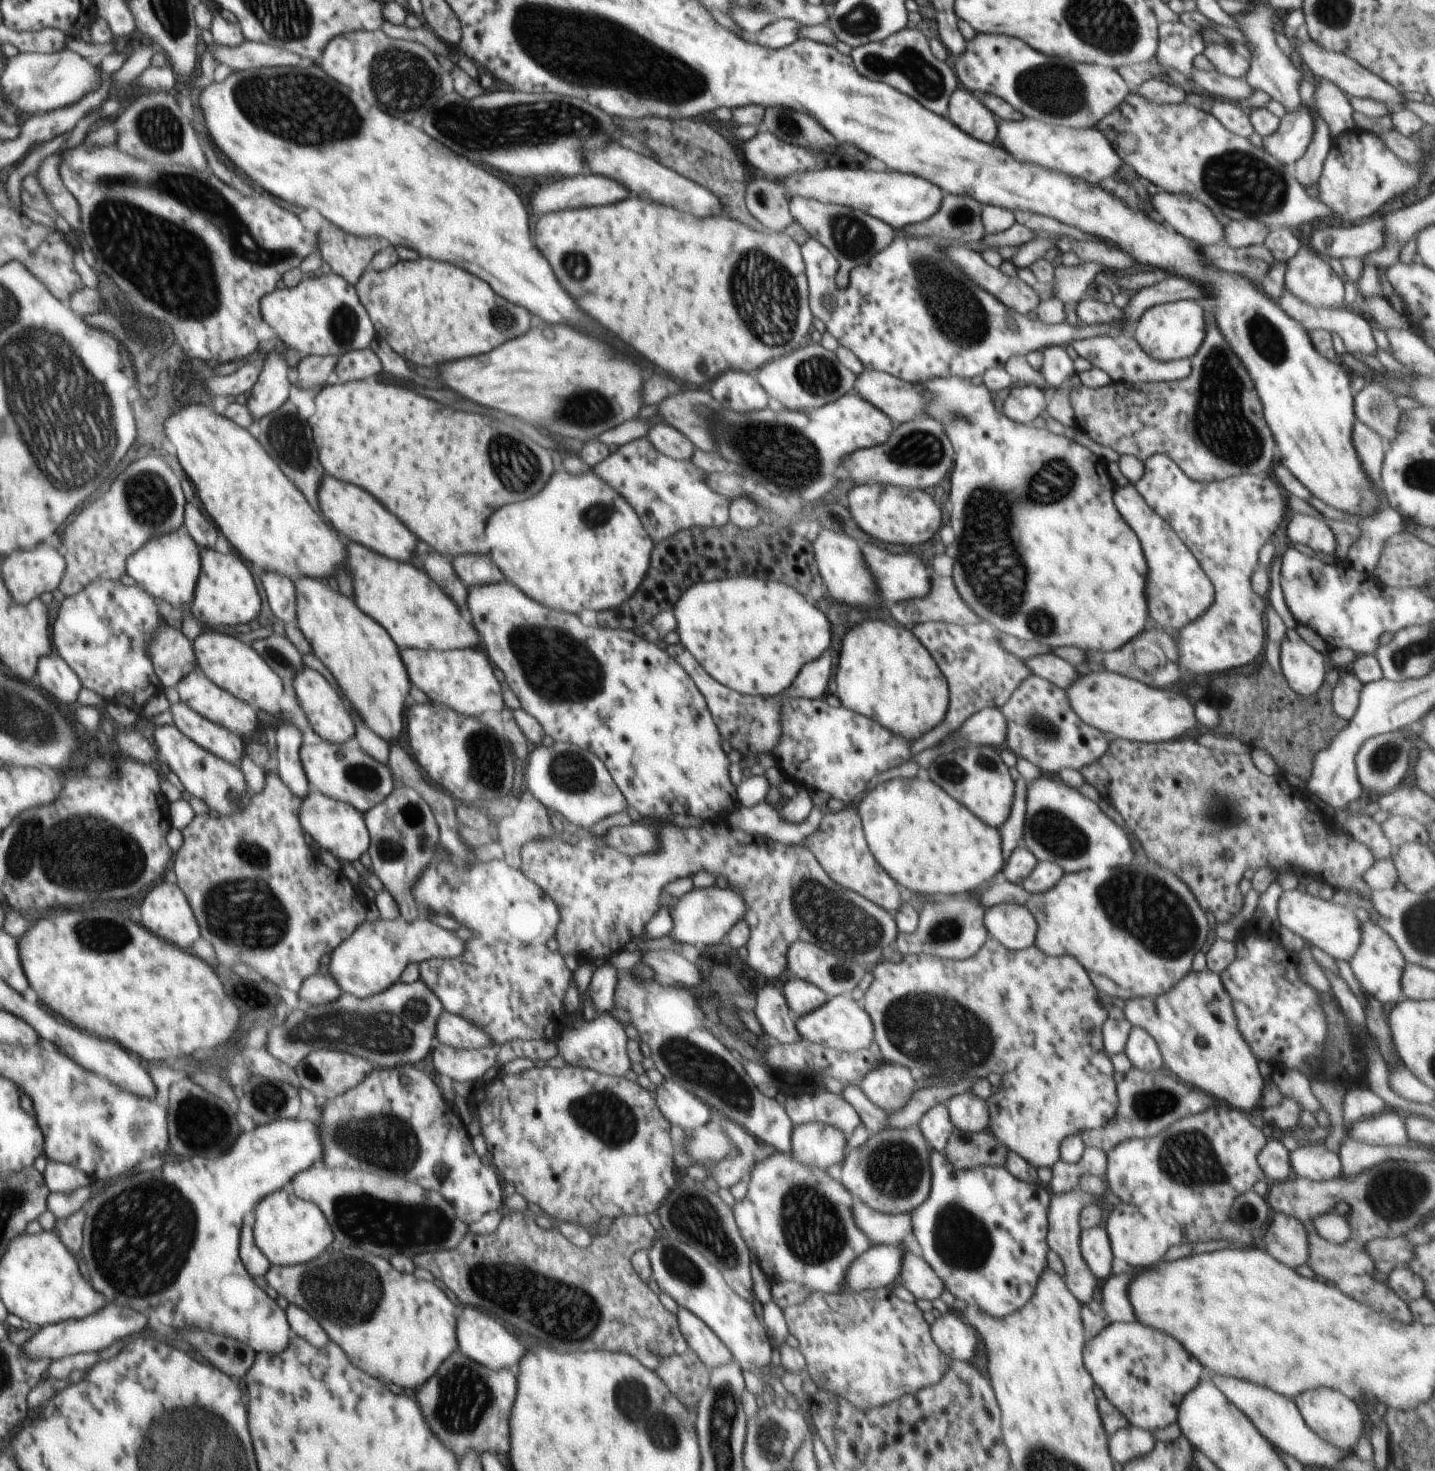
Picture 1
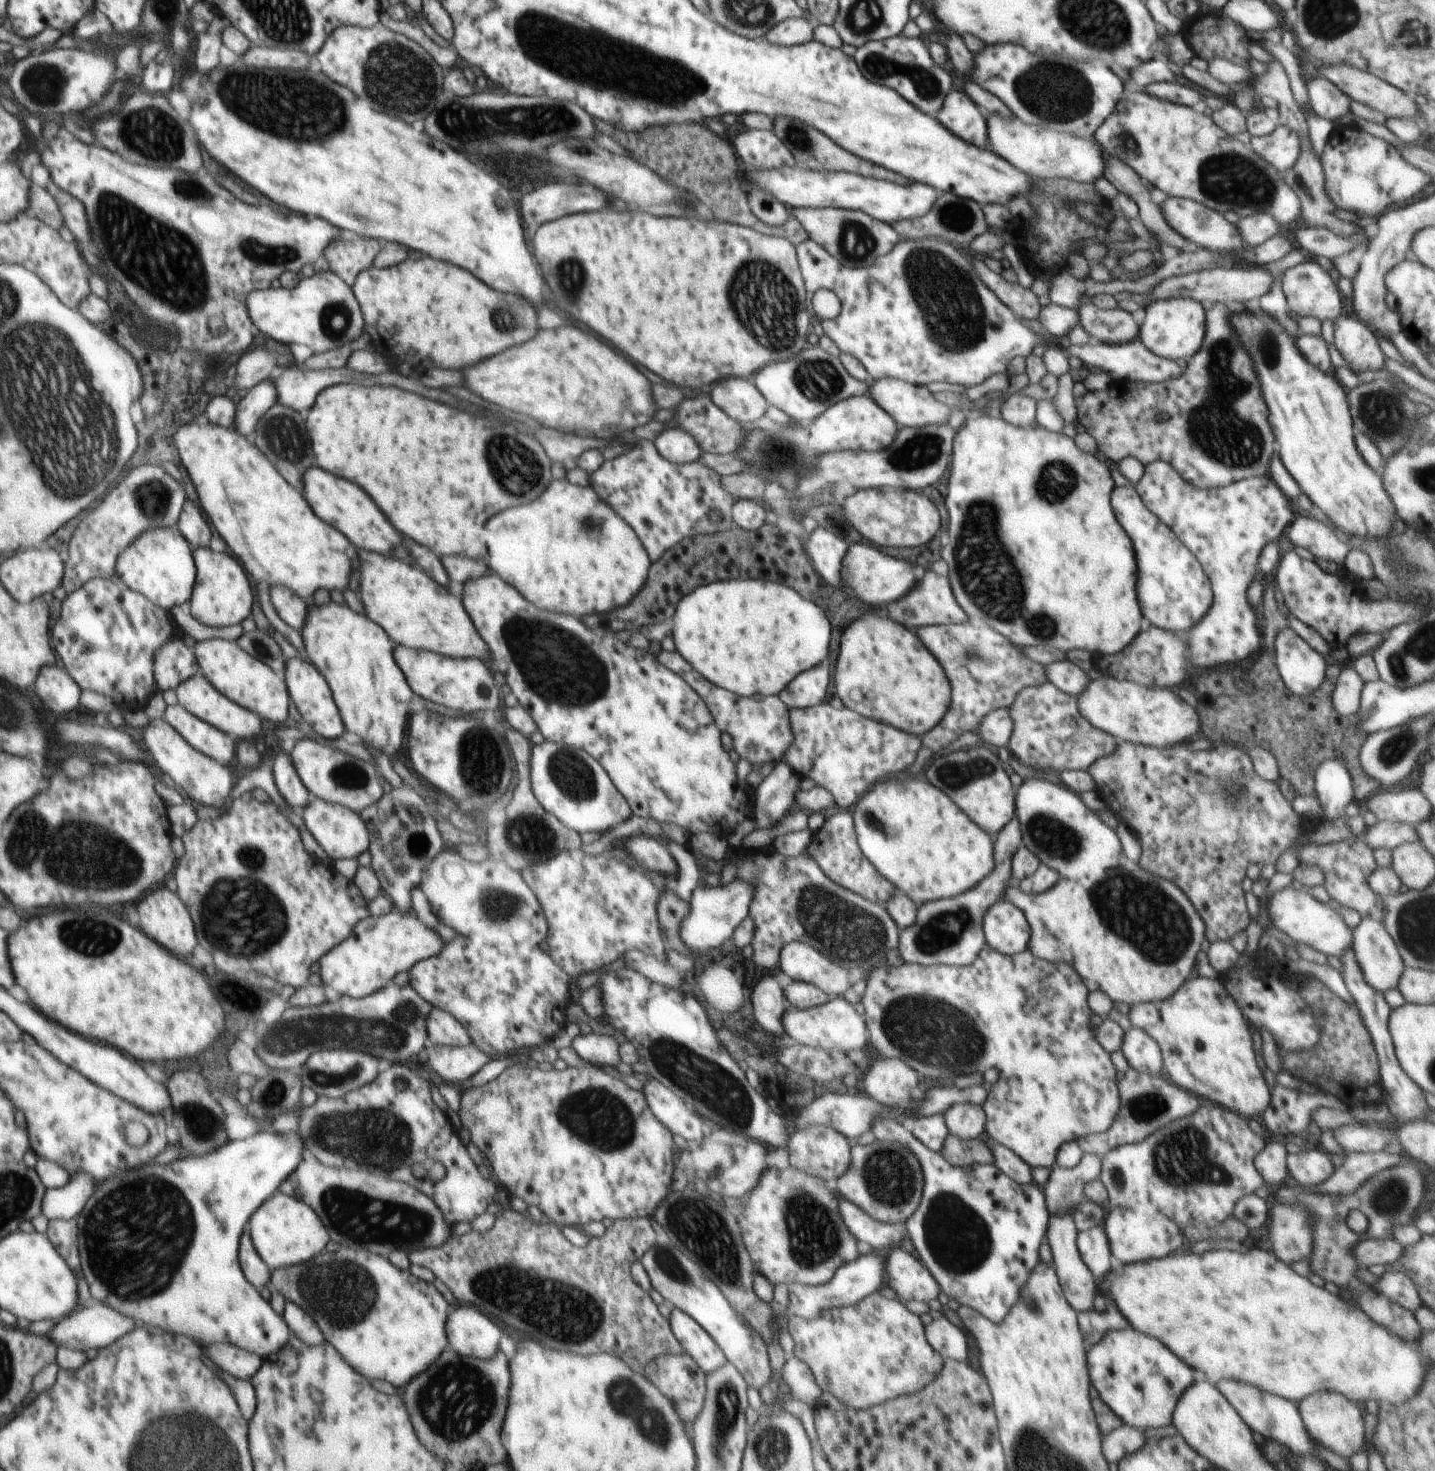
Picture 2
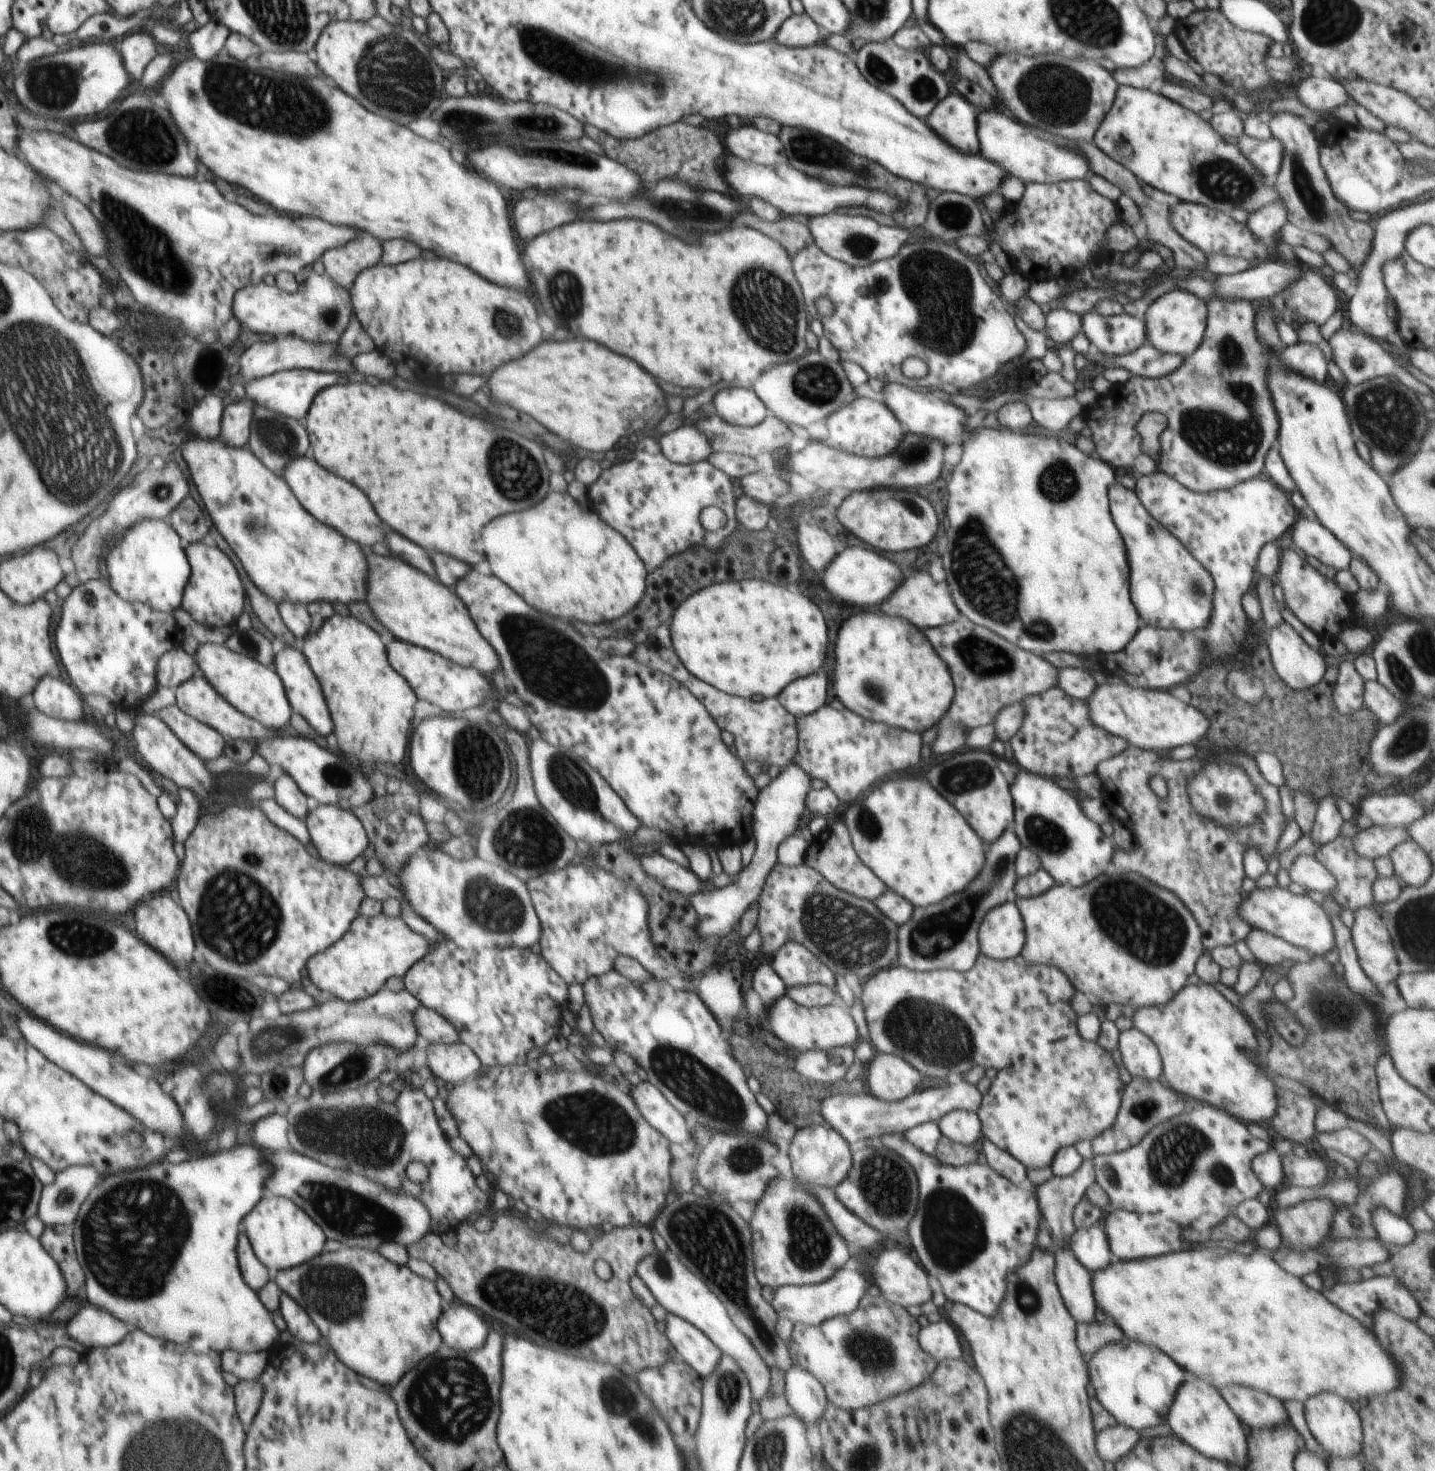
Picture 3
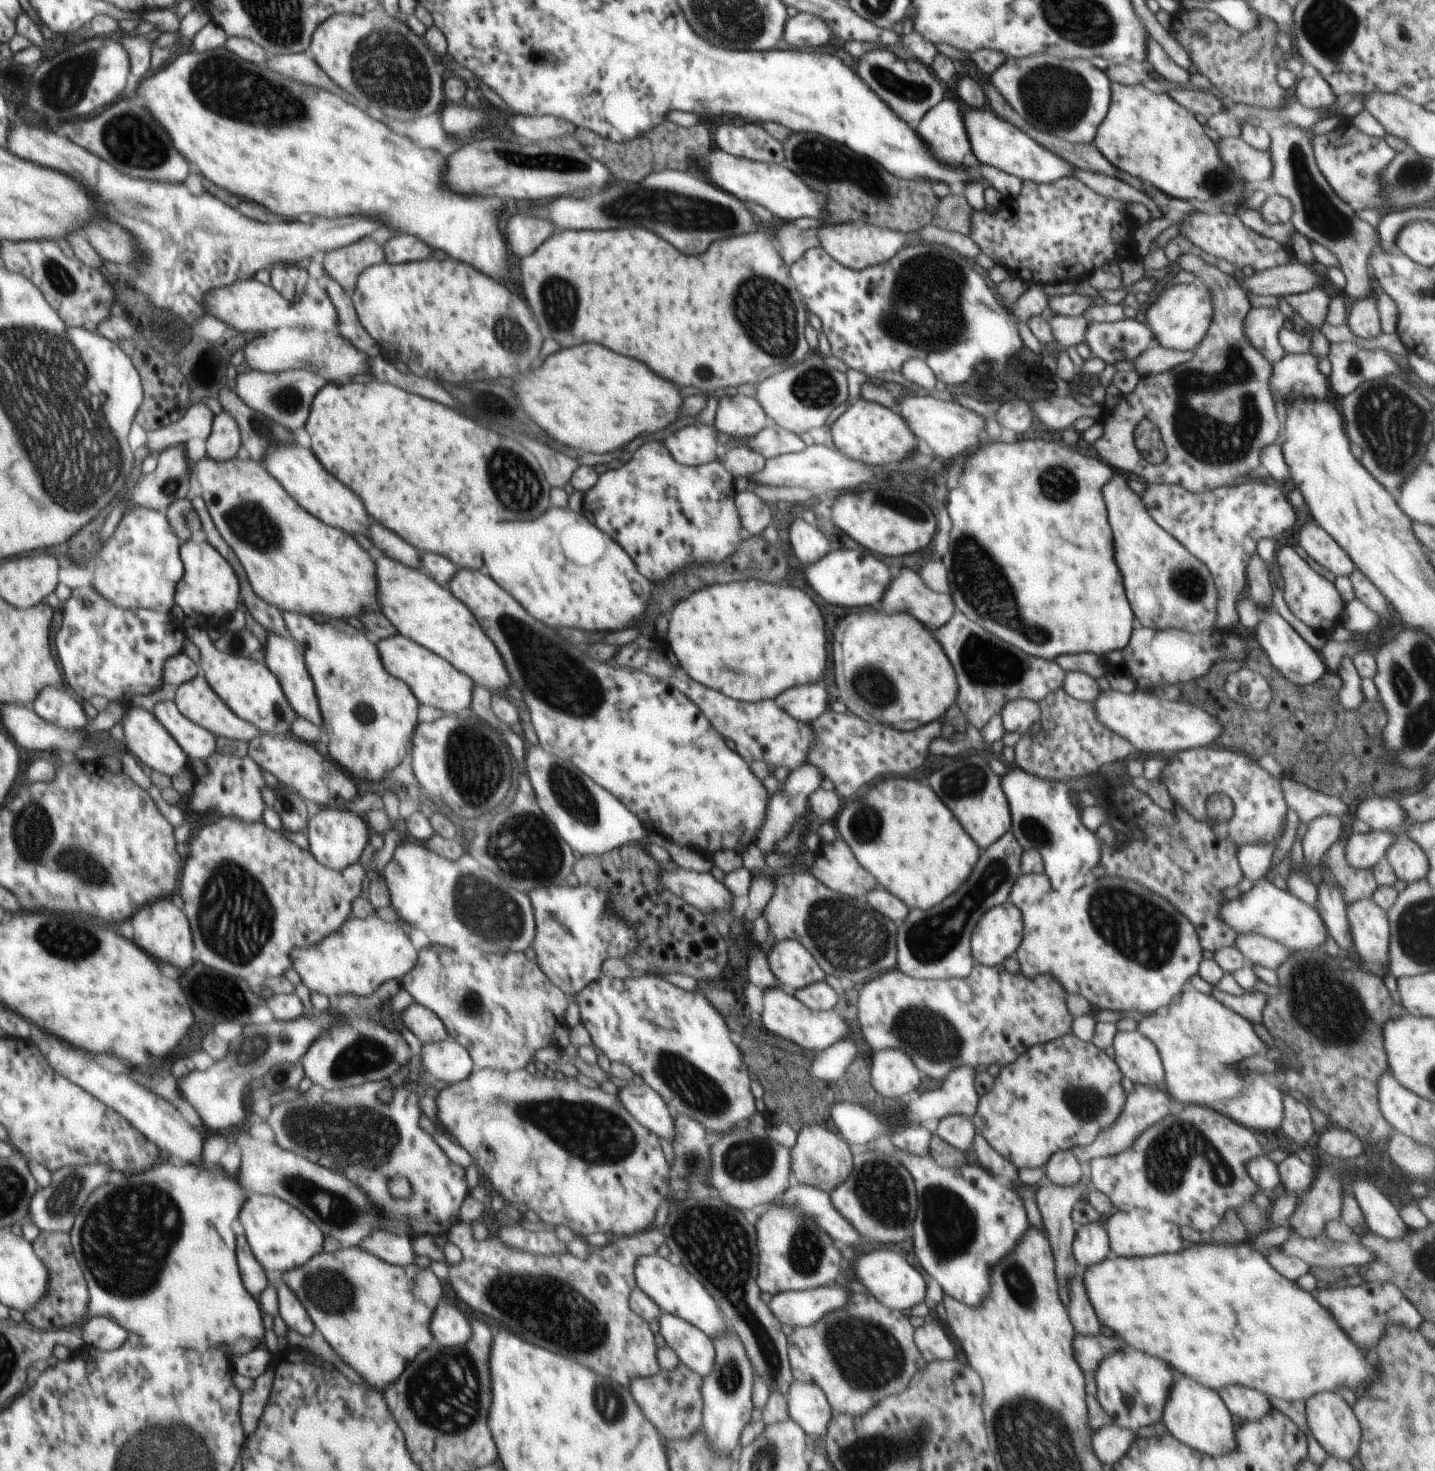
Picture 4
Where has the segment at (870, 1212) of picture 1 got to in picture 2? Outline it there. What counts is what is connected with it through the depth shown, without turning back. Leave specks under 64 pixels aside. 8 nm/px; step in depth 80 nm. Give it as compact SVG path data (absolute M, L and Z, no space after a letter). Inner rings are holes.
M845 1198L838 1199L838 1210L842 1214L842 1220L848 1228L848 1232L855 1237L863 1250L878 1250L888 1248L890 1244L896 1244L902 1236L904 1223L898 1223L896 1227L891 1224L882 1224L880 1220L871 1219L864 1211L860 1212L858 1206Z

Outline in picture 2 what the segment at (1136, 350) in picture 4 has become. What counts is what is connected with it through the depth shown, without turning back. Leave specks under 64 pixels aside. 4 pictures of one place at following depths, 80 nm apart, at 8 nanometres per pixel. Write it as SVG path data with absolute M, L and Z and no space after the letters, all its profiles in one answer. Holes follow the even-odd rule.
M1092 302L1077 308L1079 324L1092 340L1111 345L1123 345L1138 339L1140 326L1132 313L1117 307L1103 310Z

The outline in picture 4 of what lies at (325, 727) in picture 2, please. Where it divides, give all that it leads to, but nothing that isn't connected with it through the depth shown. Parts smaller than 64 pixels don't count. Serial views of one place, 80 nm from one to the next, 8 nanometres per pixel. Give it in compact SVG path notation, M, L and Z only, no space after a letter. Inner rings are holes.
M274 632L268 633L268 640L266 640L266 662L264 664L280 682L282 691L294 712L315 726L323 728L324 718L322 718L322 712L320 712L320 704L318 704L314 682L312 682L312 678L308 673L305 657L296 649L293 638L282 638L282 636L274 634Z

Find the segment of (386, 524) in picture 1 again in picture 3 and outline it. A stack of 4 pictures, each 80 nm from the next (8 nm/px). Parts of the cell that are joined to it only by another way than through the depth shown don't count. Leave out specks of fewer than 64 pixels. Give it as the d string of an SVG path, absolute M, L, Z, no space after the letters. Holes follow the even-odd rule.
M298 456L290 460L284 466L281 478L288 482L294 496L298 498L298 502L305 510L308 510L319 522L346 534L346 538L362 546L372 546L374 542L380 542L384 538L384 532L380 528L382 522L372 510L372 504L368 502L368 498L354 484L338 478L336 474L331 474L319 466L318 462L310 460L308 456Z

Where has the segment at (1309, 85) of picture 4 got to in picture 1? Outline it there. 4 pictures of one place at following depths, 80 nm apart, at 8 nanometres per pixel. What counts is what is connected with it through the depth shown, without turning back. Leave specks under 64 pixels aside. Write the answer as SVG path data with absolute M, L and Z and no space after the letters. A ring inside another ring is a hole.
M1321 80L1315 85L1313 102L1318 116L1328 124L1332 140L1355 130L1349 99L1345 92L1330 81Z

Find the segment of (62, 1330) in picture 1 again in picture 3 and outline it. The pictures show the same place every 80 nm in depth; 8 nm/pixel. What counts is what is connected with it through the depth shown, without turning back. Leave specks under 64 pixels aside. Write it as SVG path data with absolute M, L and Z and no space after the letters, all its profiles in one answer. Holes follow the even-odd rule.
M86 1303L64 1324L66 1333L87 1349L108 1348L124 1340L128 1324L114 1314Z

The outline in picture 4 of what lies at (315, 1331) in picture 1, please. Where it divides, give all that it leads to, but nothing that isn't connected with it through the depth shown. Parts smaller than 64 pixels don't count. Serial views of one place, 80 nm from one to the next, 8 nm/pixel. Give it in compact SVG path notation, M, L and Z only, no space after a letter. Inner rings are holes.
M280 1284L277 1288L279 1315L287 1324L287 1328L295 1330L300 1335L310 1337L314 1334L314 1323L311 1316L308 1316L305 1306L302 1306L299 1298L288 1288L287 1284Z

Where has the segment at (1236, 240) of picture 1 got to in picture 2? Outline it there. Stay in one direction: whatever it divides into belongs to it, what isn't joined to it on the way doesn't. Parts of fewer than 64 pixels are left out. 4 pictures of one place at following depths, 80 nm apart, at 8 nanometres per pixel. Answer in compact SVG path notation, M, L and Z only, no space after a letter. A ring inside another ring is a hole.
M1257 212L1237 223L1247 247L1255 247L1278 234L1281 224L1270 214Z

